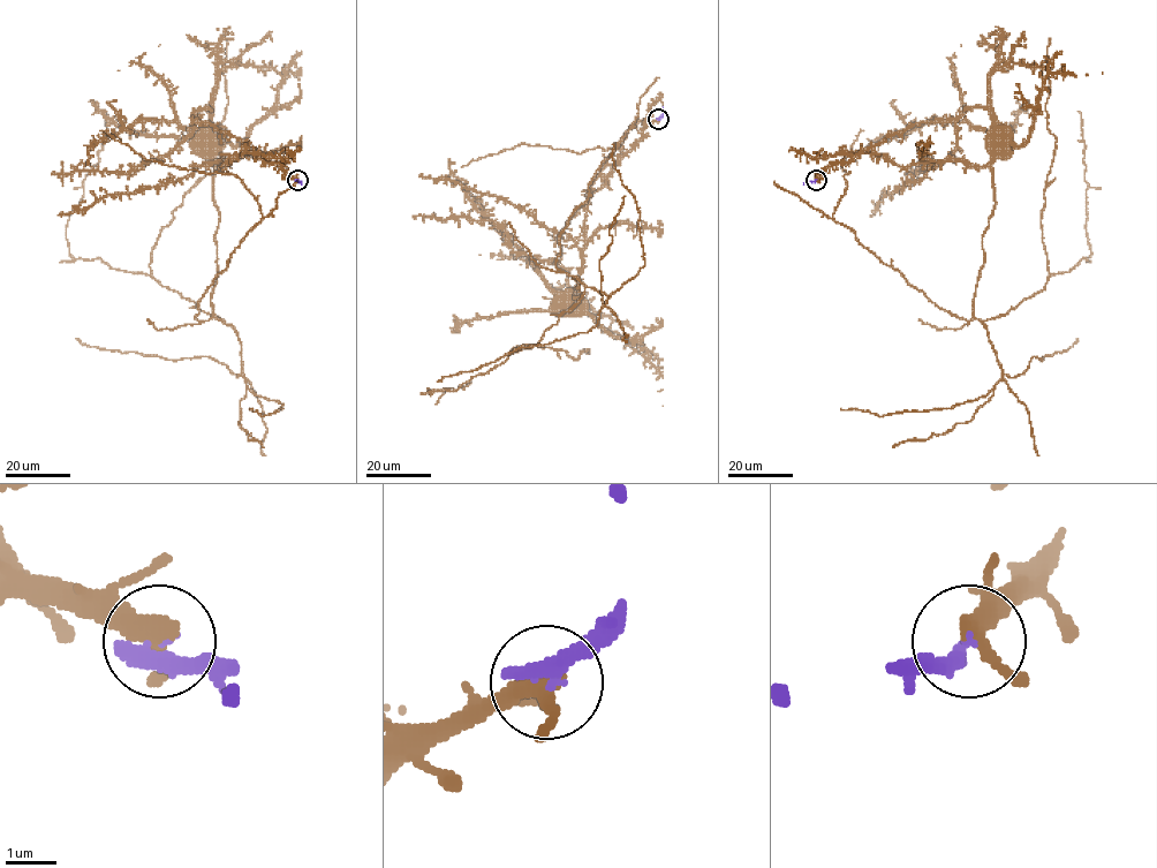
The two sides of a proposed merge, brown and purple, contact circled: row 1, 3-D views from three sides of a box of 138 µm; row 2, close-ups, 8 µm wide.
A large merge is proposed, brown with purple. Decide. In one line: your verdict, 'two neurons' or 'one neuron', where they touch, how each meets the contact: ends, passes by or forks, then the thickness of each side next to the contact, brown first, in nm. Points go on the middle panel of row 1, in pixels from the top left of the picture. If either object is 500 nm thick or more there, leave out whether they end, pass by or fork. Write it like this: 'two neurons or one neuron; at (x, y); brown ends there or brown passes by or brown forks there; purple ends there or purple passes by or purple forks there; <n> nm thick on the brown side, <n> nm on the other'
one neuron; at (658, 119); brown passes by; purple passes by; 320 nm thick on the brown side, 240 nm on the other

